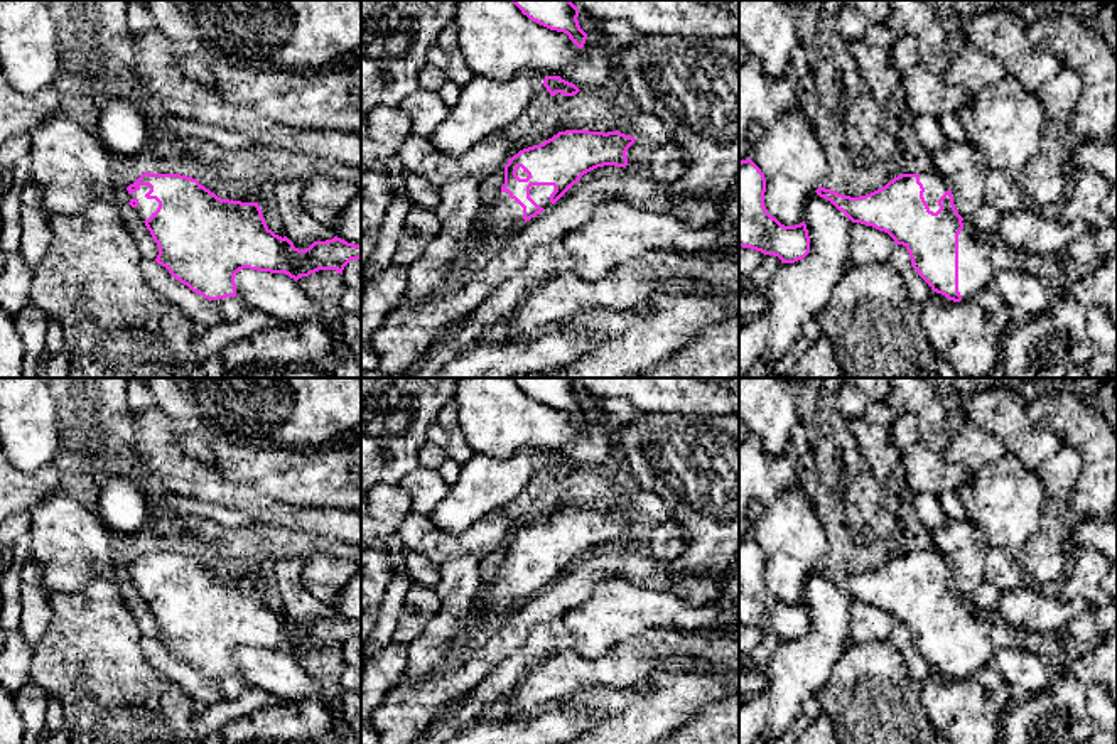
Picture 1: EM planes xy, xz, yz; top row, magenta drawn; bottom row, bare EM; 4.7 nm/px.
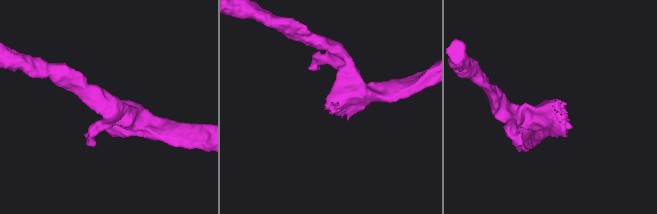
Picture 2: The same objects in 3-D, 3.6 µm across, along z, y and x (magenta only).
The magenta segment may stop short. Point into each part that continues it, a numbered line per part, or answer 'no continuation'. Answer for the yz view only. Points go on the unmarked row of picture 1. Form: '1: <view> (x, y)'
1: yz (981, 635)

